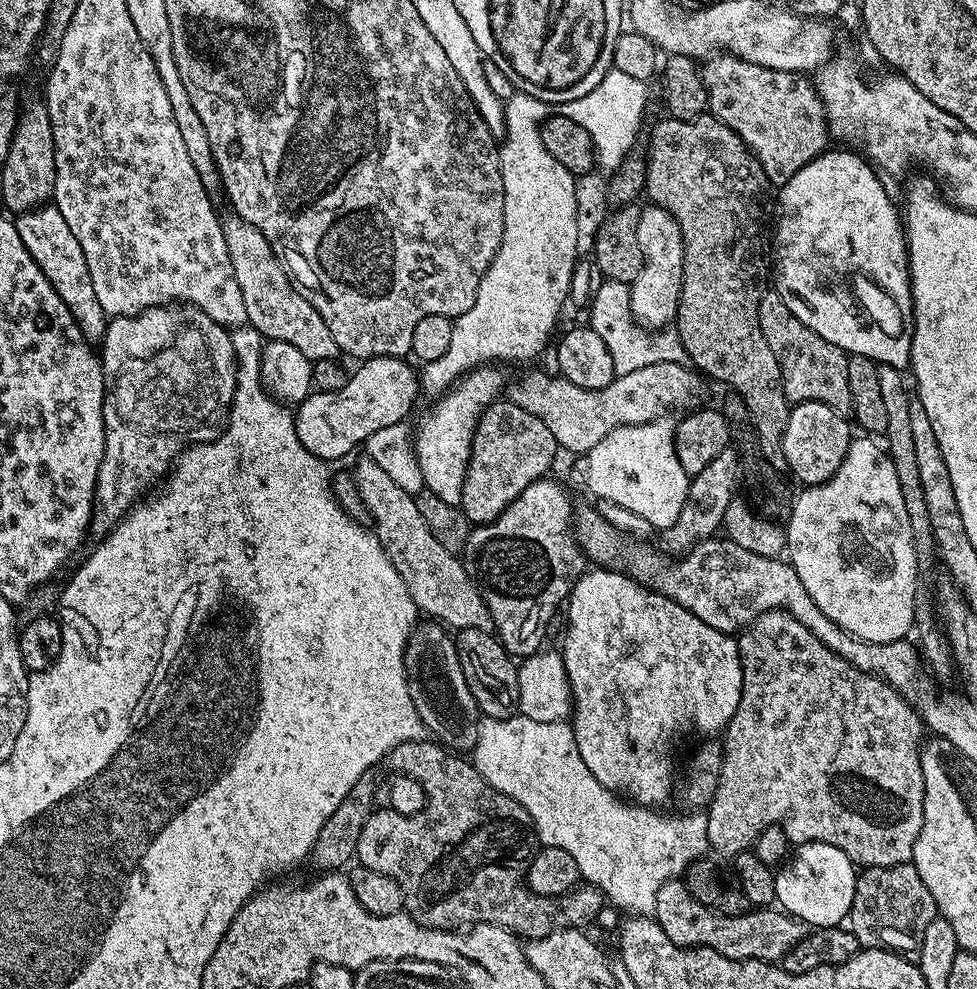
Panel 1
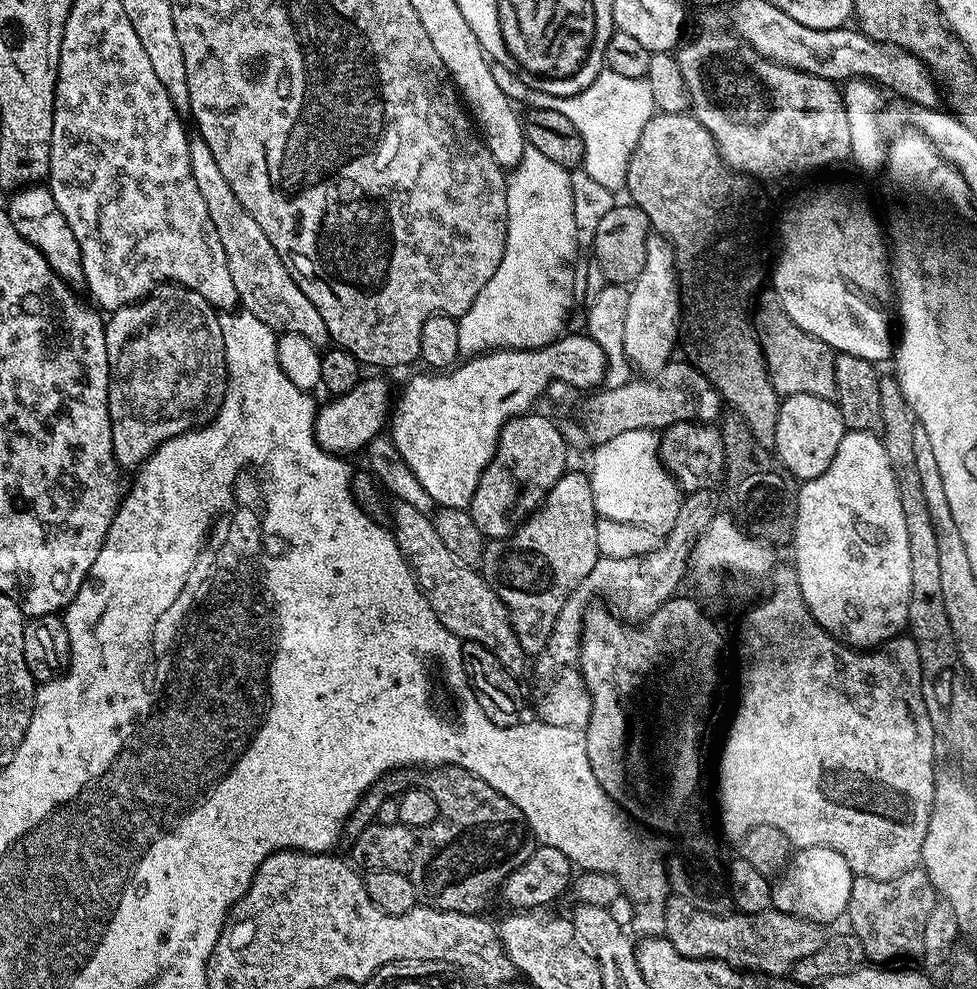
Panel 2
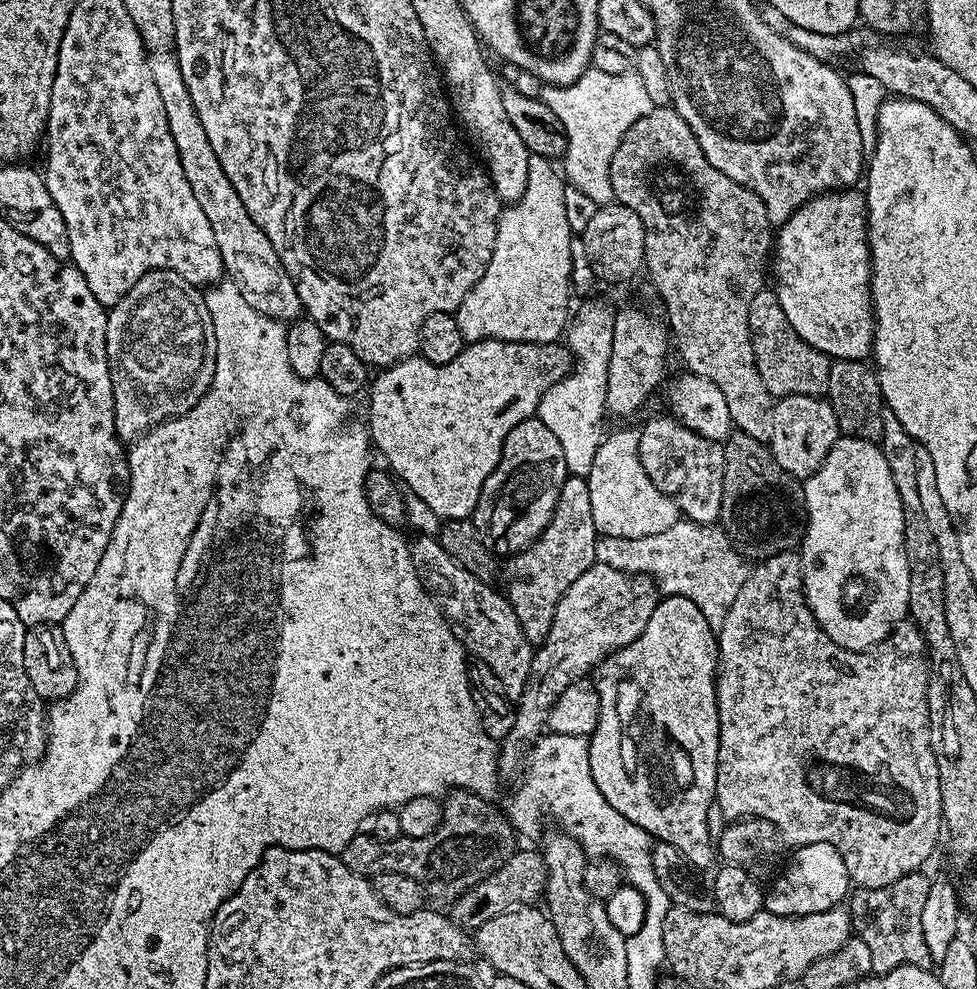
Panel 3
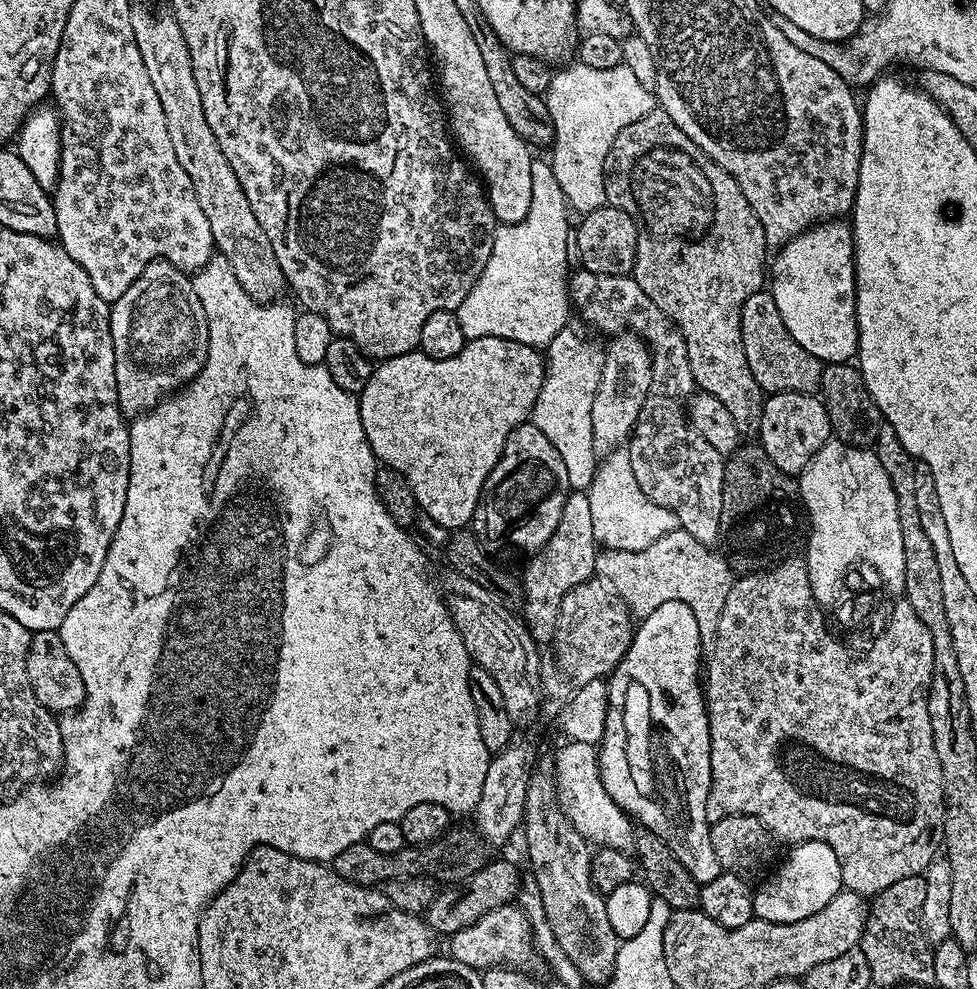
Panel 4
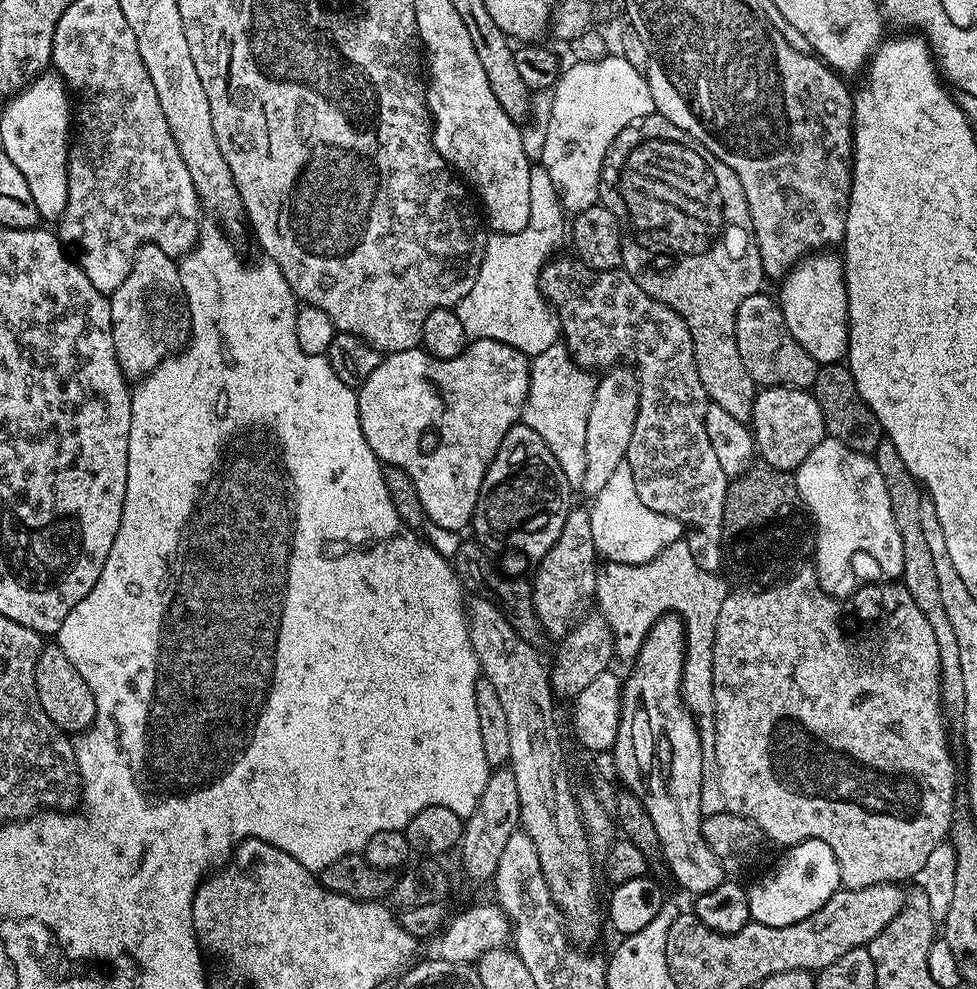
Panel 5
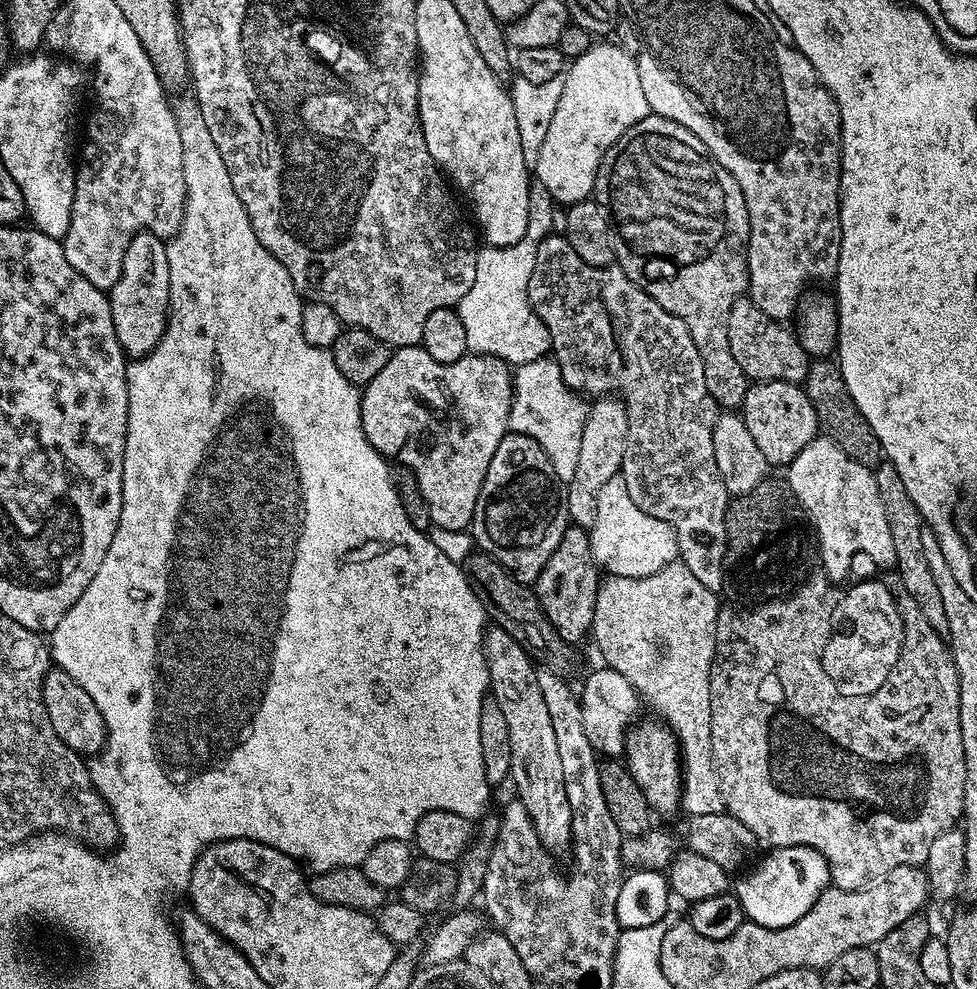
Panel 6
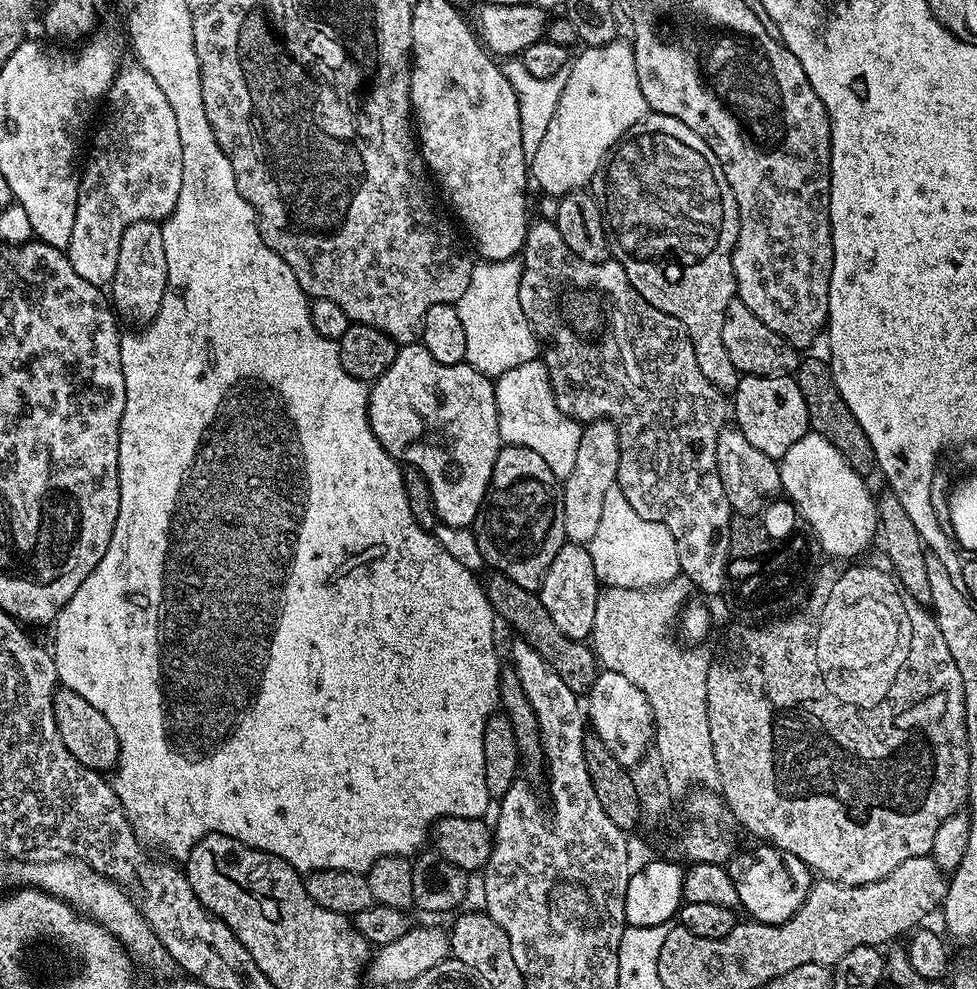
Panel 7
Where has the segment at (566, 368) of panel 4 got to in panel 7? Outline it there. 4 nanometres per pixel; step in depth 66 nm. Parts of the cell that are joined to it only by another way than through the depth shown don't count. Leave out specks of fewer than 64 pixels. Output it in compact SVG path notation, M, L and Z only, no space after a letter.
M543 359L522 362L522 366L514 366L514 370L506 370L495 377L494 383L501 441L534 450L534 454L539 454L558 478L567 476L570 470L574 470L574 458L578 454L578 442L584 429L581 421L572 420L558 410L558 402L550 386L550 374Z

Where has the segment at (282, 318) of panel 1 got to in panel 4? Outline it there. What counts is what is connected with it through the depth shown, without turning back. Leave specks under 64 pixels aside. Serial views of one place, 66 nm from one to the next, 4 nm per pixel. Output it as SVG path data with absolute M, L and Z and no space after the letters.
M136 6L132 10L132 25L142 62L146 62L150 82L154 82L154 90L166 114L166 130L170 134L174 154L182 170L186 170L190 182L194 182L198 206L202 206L202 214L206 214L206 222L210 222L215 251L227 260L230 270L234 270L234 278L242 282L242 290L258 301L275 301L279 297L276 295L286 288L282 266L278 266L274 246L270 246L266 230L262 230L258 218L254 218L254 210L250 210L246 194L242 194L238 174L230 170L230 162L226 162L226 154L222 154L222 146L218 146L218 138L214 138L210 122L206 122L202 94L198 94L190 52L186 50L186 38L182 38L176 17L171 14L159 16L156 12L147 12Z

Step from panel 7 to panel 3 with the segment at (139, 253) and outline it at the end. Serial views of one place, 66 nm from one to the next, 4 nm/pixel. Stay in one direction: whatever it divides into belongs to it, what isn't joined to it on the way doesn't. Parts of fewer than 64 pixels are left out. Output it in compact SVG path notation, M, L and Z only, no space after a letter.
M159 268L148 272L138 282L134 282L132 289L117 304L111 305L106 322L106 350L108 351L108 365L110 366L112 393L114 394L115 432L121 441L134 442L138 437L155 428L156 425L163 424L165 420L170 420L173 416L183 416L188 409L196 407L196 403L208 393L216 369L216 339L214 338L214 322L210 318L210 310L206 310L204 292L197 285L186 282L182 278L182 274L169 268Z

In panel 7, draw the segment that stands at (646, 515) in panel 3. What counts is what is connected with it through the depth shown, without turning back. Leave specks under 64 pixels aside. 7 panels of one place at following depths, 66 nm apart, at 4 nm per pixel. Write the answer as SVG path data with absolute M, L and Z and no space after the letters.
M617 486L606 490L606 499L602 501L602 518L598 521L598 530L594 538L586 545L590 558L594 562L594 574L601 585L609 588L625 588L626 591L635 588L659 588L681 575L678 546L674 534L662 526L662 522L650 522L626 502L626 494Z

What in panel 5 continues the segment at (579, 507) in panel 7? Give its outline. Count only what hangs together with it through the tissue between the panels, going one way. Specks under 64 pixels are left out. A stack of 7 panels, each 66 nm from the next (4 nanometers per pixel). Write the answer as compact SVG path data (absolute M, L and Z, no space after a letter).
M613 366L596 381L594 402L586 422L586 478L582 478L578 486L579 491L584 491L588 498L595 498L614 470L625 463L630 438L634 434L634 422L640 409L640 381L631 367L624 367Z

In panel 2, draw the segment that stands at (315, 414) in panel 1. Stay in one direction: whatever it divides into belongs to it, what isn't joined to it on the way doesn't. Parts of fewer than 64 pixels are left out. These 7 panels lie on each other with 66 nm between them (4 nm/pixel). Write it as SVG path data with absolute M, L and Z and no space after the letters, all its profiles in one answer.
M376 374L373 380L361 379L346 394L329 399L329 404L321 403L316 413L316 421L312 429L316 440L327 452L333 454L349 454L367 449L369 442L375 436L381 435L383 426L390 416L390 403L388 404L388 384L383 375Z

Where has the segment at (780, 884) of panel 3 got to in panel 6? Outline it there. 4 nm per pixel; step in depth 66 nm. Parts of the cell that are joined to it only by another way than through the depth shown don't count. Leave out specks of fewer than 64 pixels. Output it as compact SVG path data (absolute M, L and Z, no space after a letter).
M806 846L772 848L769 853L749 876L741 878L737 888L735 885L734 894L751 923L767 928L794 926L794 922L809 912L825 888L829 887L828 863L818 850Z

